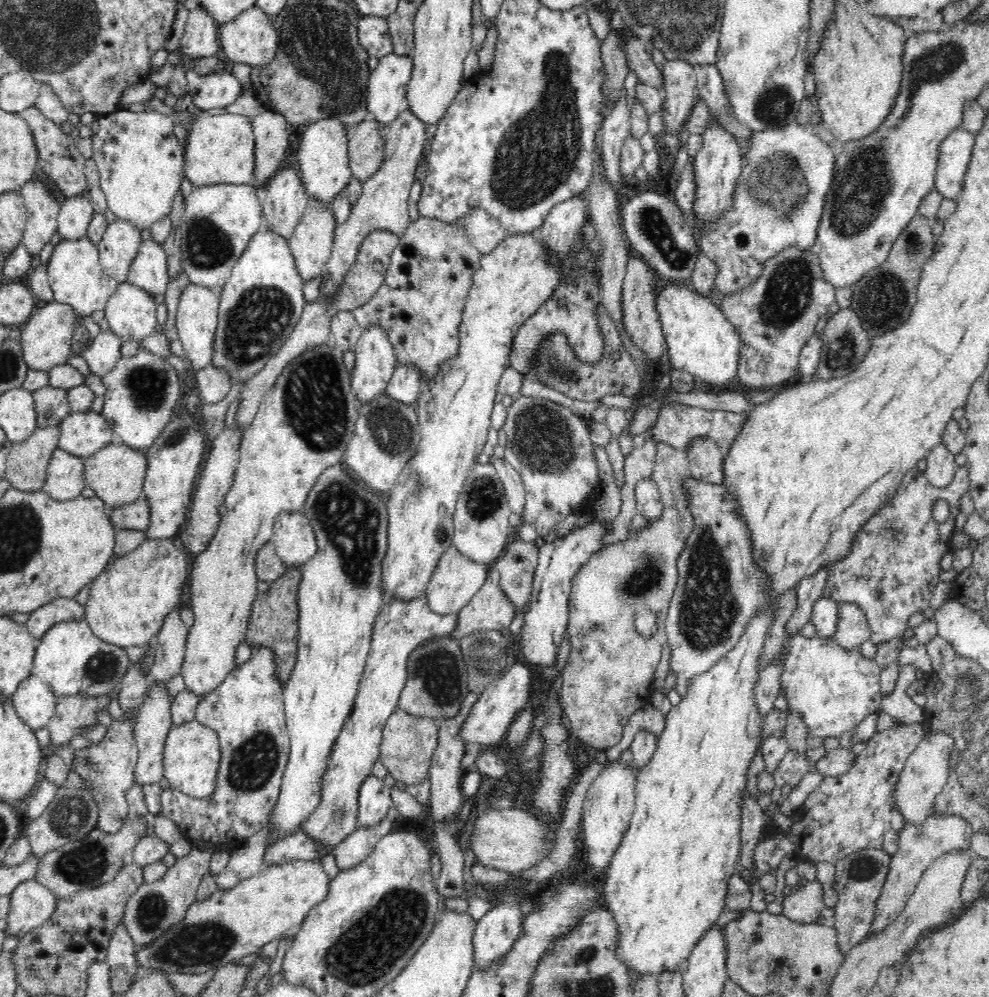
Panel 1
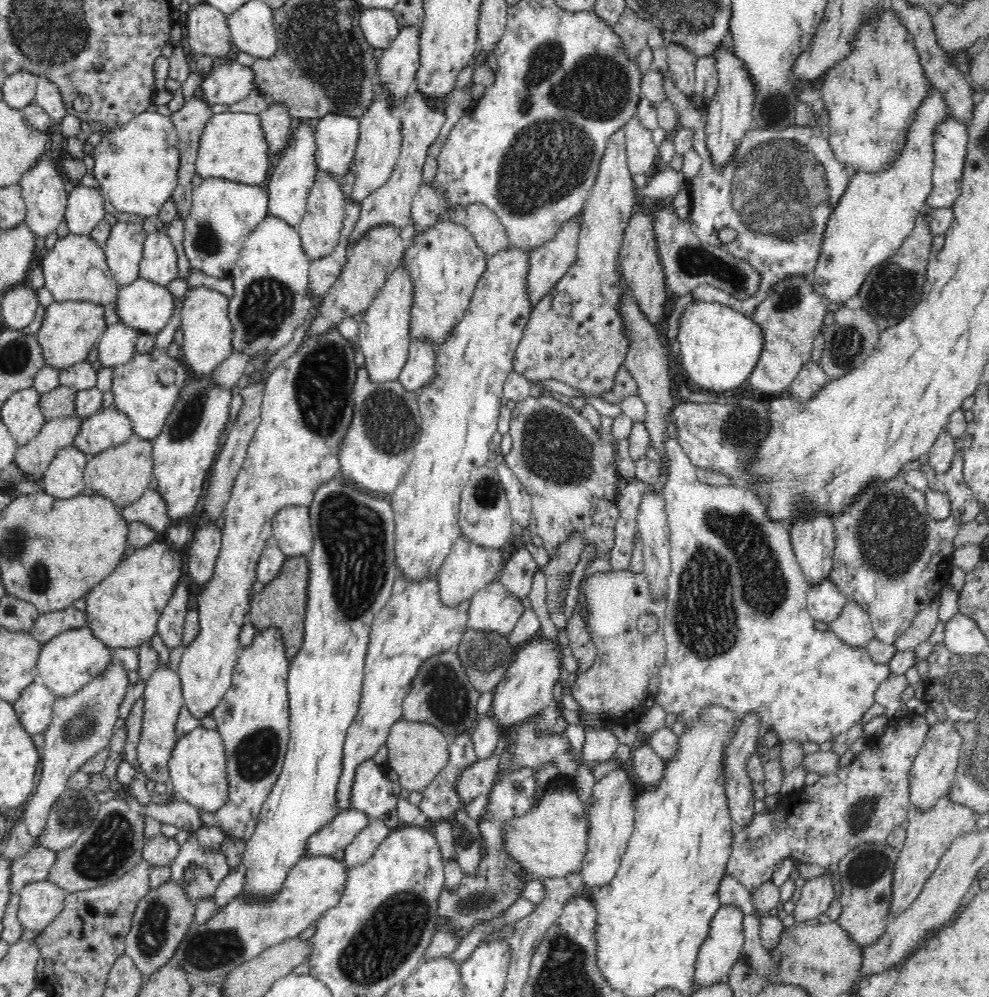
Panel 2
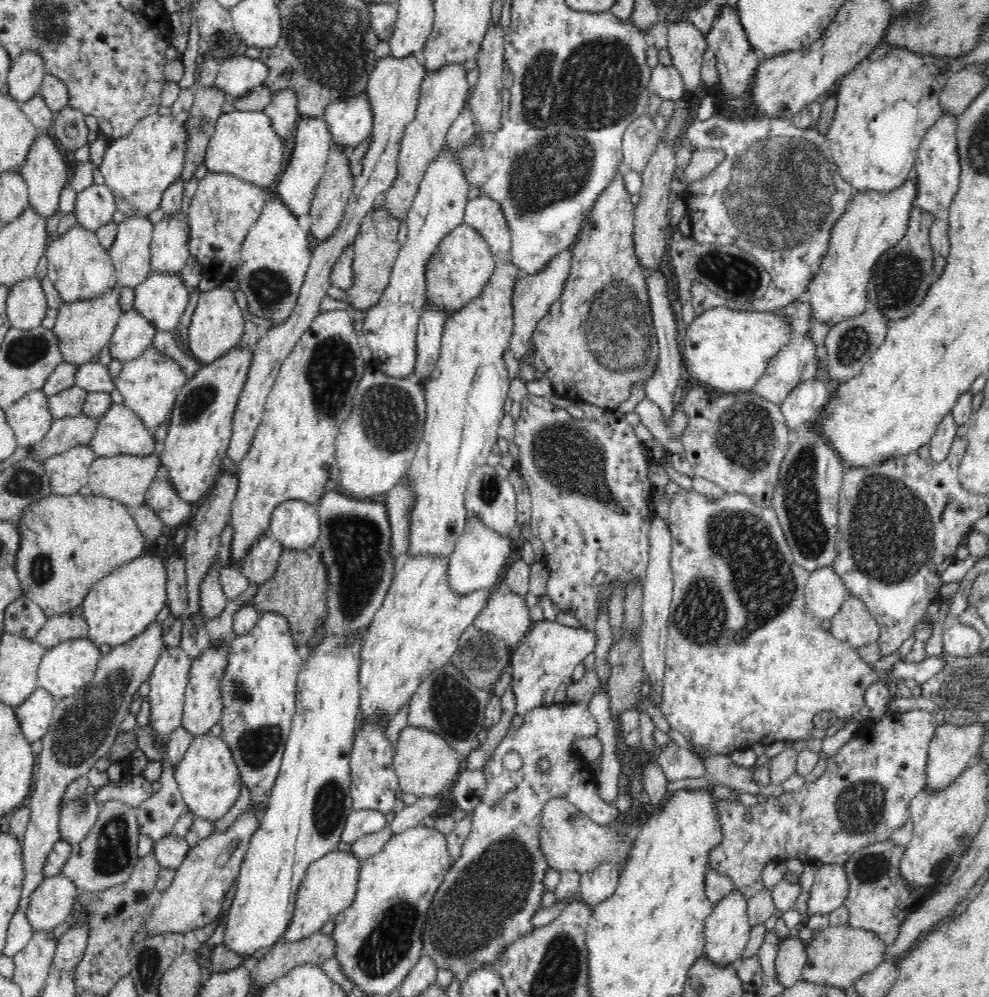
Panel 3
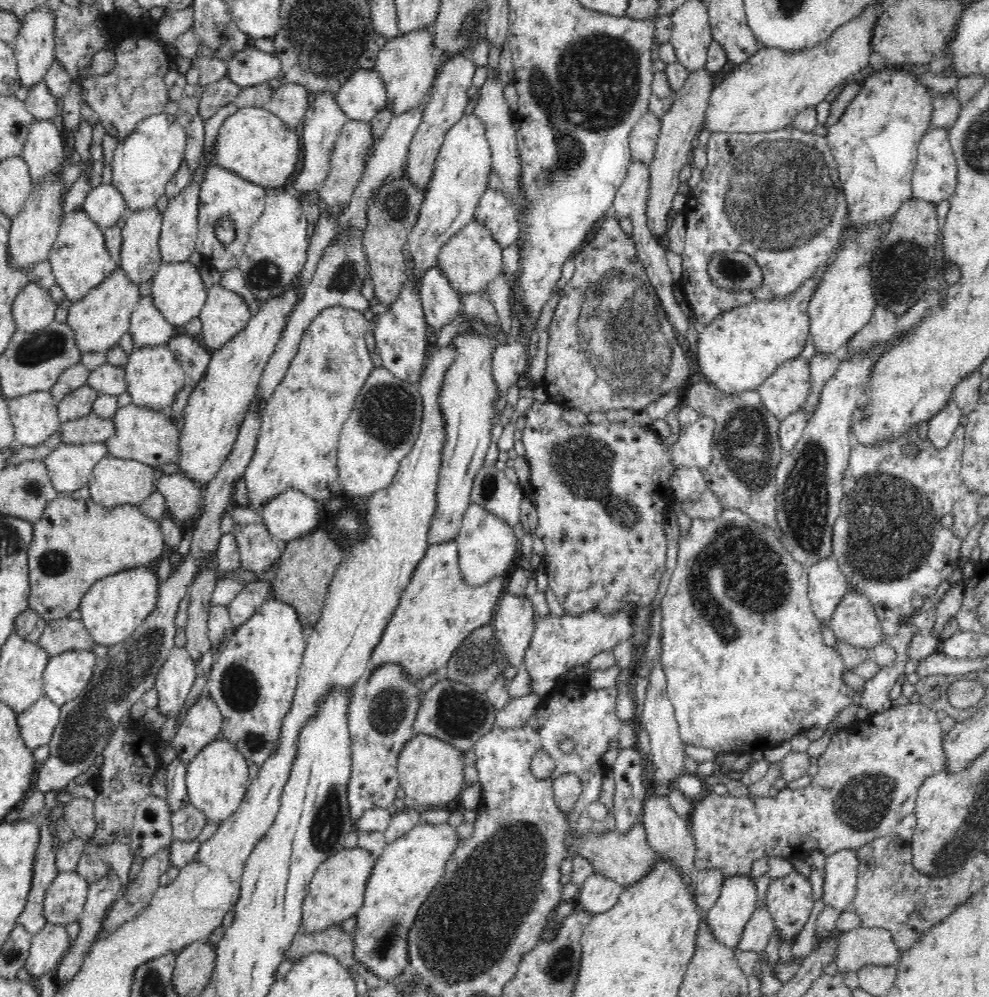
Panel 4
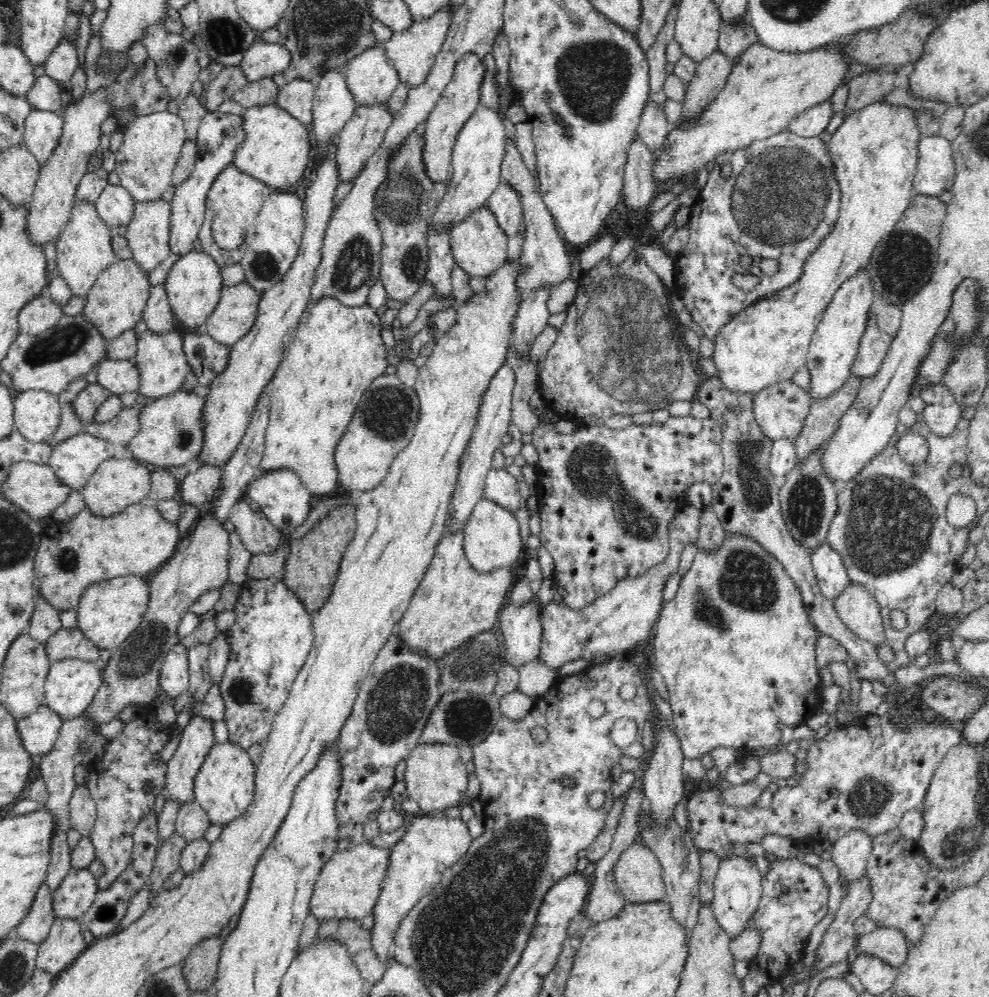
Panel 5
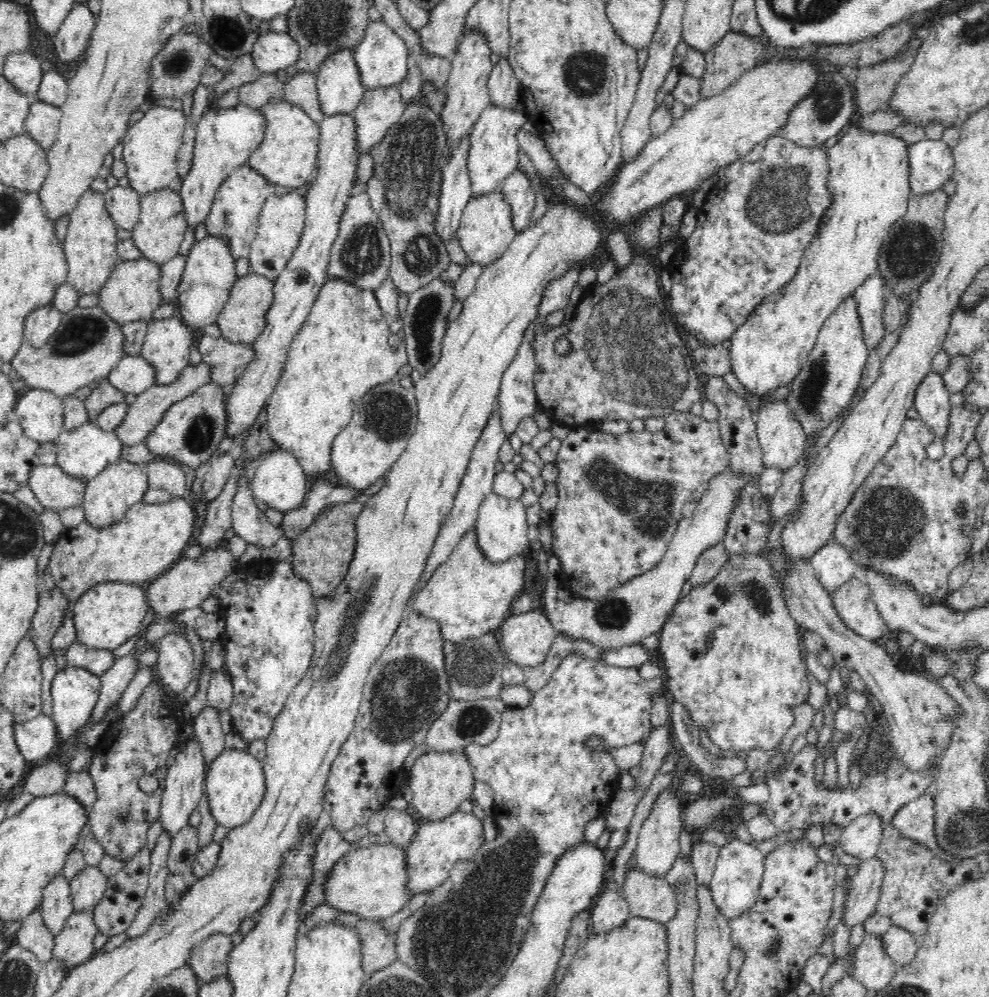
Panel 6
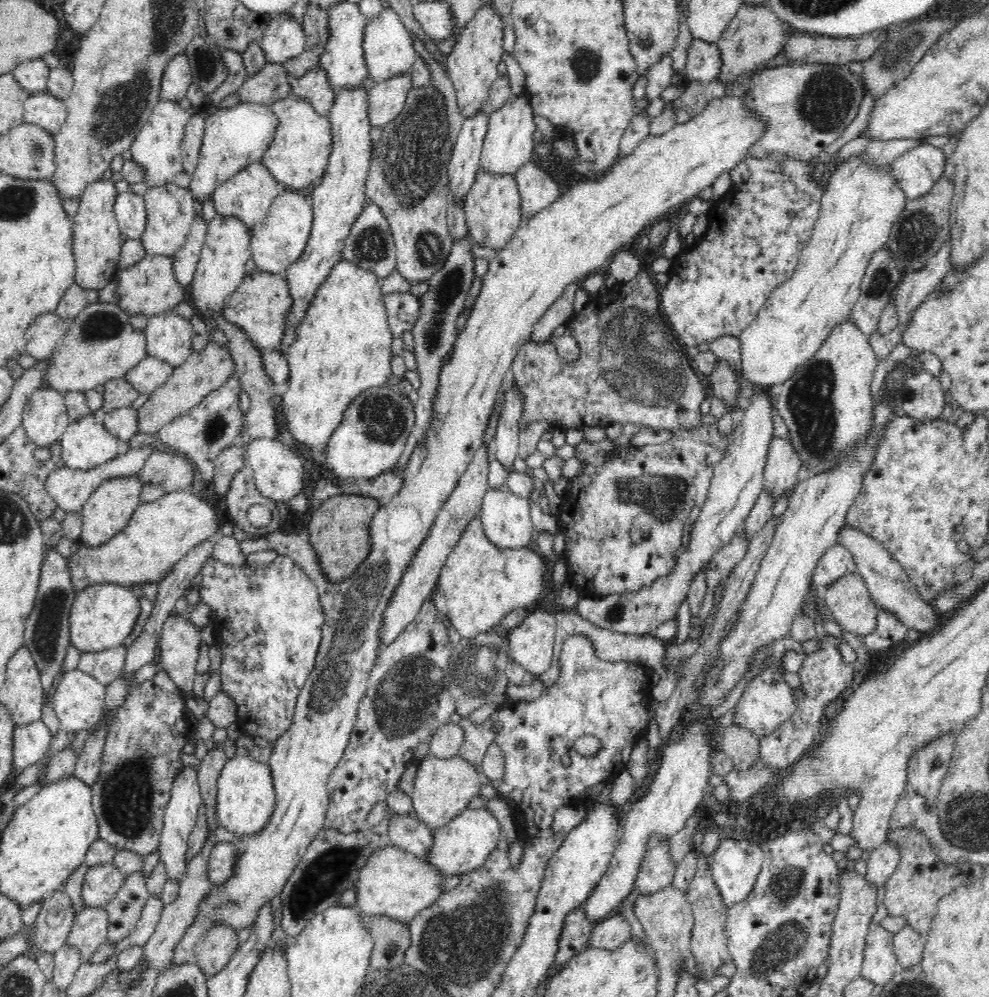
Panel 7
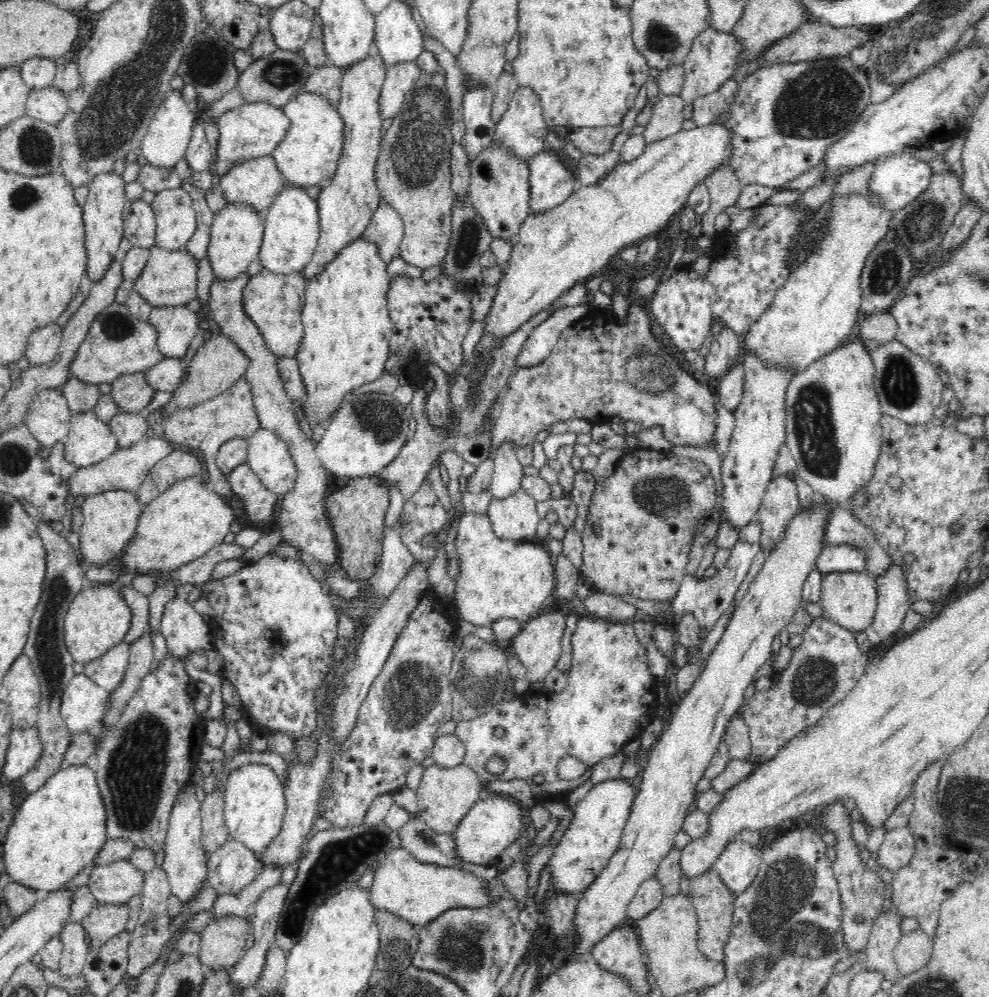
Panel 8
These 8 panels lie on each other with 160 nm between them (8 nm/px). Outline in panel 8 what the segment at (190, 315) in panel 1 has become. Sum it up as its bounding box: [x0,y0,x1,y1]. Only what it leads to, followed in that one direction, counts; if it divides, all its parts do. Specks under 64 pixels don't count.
[244,269,307,358]

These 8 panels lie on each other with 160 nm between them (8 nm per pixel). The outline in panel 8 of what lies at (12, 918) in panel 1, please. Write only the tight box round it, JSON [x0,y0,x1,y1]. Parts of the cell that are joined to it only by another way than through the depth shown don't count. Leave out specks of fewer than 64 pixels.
[87,859,144,905]

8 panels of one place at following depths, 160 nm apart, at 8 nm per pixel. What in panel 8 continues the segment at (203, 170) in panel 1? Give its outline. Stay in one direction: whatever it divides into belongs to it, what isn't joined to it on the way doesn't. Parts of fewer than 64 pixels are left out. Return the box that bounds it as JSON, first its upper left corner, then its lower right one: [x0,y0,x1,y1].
[273,90,344,186]

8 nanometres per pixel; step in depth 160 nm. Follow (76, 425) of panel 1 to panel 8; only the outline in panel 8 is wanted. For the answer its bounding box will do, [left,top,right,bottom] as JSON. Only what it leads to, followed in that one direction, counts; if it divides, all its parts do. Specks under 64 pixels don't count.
[163,377,260,496]

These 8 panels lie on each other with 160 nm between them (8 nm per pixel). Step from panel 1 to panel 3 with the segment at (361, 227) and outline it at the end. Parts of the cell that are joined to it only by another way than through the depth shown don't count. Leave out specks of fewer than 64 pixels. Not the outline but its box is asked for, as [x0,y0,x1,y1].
[378,63,469,221]

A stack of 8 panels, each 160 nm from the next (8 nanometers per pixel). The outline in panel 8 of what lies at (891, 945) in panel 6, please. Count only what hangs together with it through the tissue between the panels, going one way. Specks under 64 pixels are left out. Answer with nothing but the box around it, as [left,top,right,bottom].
[894,929,933,976]

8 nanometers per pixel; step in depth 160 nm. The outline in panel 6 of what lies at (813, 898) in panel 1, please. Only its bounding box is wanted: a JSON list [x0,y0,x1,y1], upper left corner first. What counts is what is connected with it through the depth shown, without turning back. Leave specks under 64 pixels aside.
[839,813,883,861]

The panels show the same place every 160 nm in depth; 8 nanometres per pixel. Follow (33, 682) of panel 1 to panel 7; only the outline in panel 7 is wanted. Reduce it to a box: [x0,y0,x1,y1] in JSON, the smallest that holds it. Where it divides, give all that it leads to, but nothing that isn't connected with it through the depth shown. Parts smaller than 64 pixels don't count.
[13,721,52,770]

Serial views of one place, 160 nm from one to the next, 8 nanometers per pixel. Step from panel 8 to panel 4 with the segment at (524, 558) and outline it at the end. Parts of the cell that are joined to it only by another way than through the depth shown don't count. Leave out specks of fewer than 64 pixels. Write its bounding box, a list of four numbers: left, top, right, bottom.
[367,540,507,682]

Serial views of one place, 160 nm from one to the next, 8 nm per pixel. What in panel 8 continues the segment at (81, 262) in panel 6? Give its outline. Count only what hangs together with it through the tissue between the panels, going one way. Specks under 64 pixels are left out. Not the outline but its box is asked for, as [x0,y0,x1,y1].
[82,171,127,282]

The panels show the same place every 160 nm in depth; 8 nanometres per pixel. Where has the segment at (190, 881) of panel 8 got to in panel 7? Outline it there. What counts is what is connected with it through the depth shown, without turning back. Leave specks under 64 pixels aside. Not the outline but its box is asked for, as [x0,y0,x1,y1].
[159,767,203,881]

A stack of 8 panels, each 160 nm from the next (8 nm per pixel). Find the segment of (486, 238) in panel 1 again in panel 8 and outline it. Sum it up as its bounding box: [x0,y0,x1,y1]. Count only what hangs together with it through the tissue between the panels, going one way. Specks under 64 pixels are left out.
[528,149,576,213]

